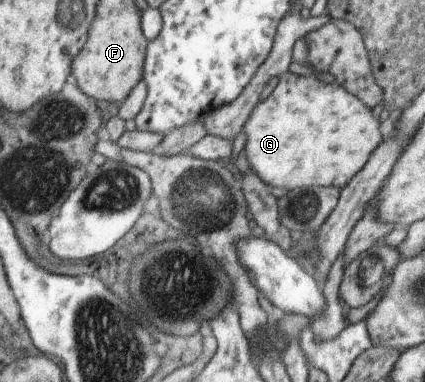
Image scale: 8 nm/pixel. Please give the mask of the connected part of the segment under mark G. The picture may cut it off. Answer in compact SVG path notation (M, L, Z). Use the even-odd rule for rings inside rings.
M290 71L271 84L242 130L251 170L265 184L288 191L310 186L342 189L381 146L379 120L362 99L337 82L325 84L316 74L298 76Z

